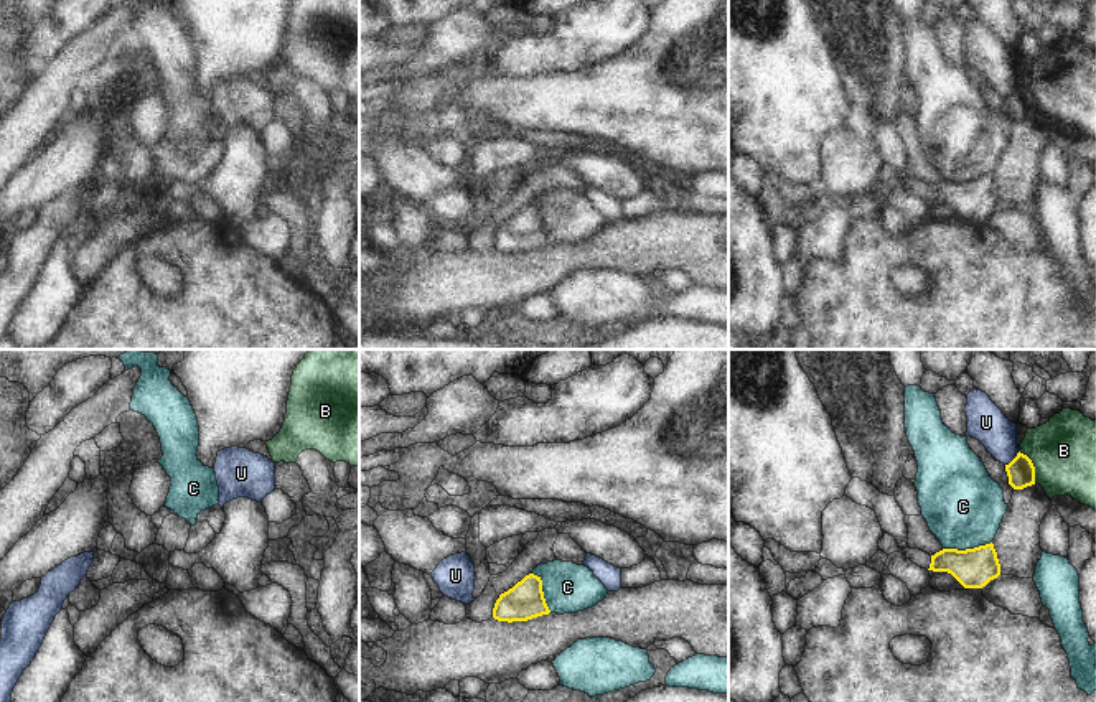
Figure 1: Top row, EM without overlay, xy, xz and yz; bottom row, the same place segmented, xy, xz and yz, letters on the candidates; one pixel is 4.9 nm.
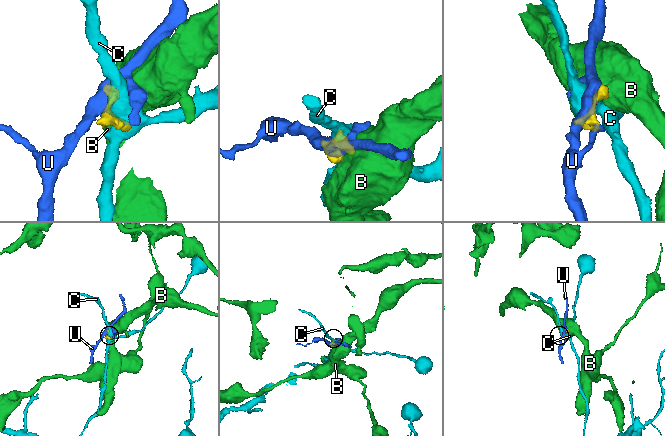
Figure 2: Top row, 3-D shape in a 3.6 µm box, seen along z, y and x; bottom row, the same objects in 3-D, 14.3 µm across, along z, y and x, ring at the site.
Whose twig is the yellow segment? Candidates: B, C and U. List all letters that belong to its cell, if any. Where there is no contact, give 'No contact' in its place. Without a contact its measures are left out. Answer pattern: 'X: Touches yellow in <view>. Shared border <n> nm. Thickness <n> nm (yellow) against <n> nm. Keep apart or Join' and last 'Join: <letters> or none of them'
B: Touches yellow in yz. Shared border 170 nm. Thickness 140 nm (yellow) against 320 nm. Keep apart
C: Touches yellow in yz. Shared border 240 nm. Thickness 190 nm (yellow) against 380 nm. Keep apart
U: Touches yellow in yz. Shared border 100 nm. Thickness 140 nm (yellow) against 190 nm. Keep apart
Join: none of them.

